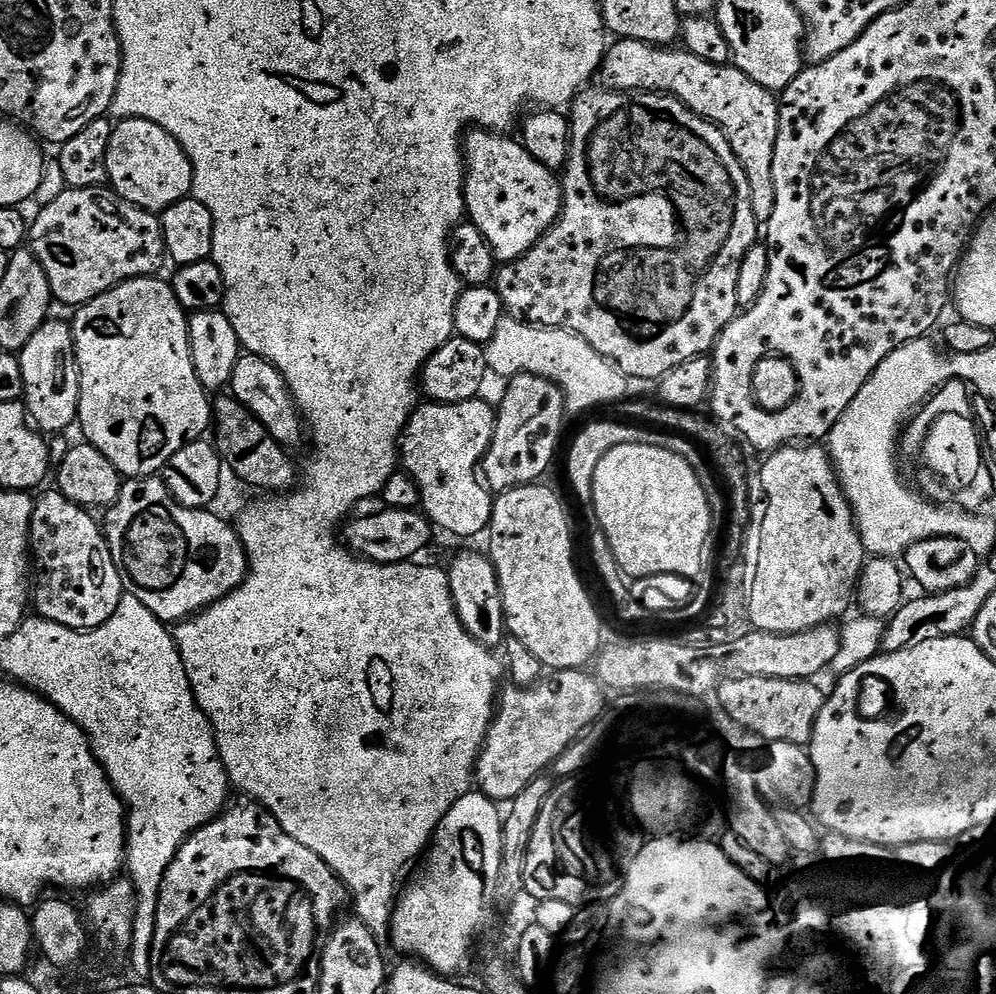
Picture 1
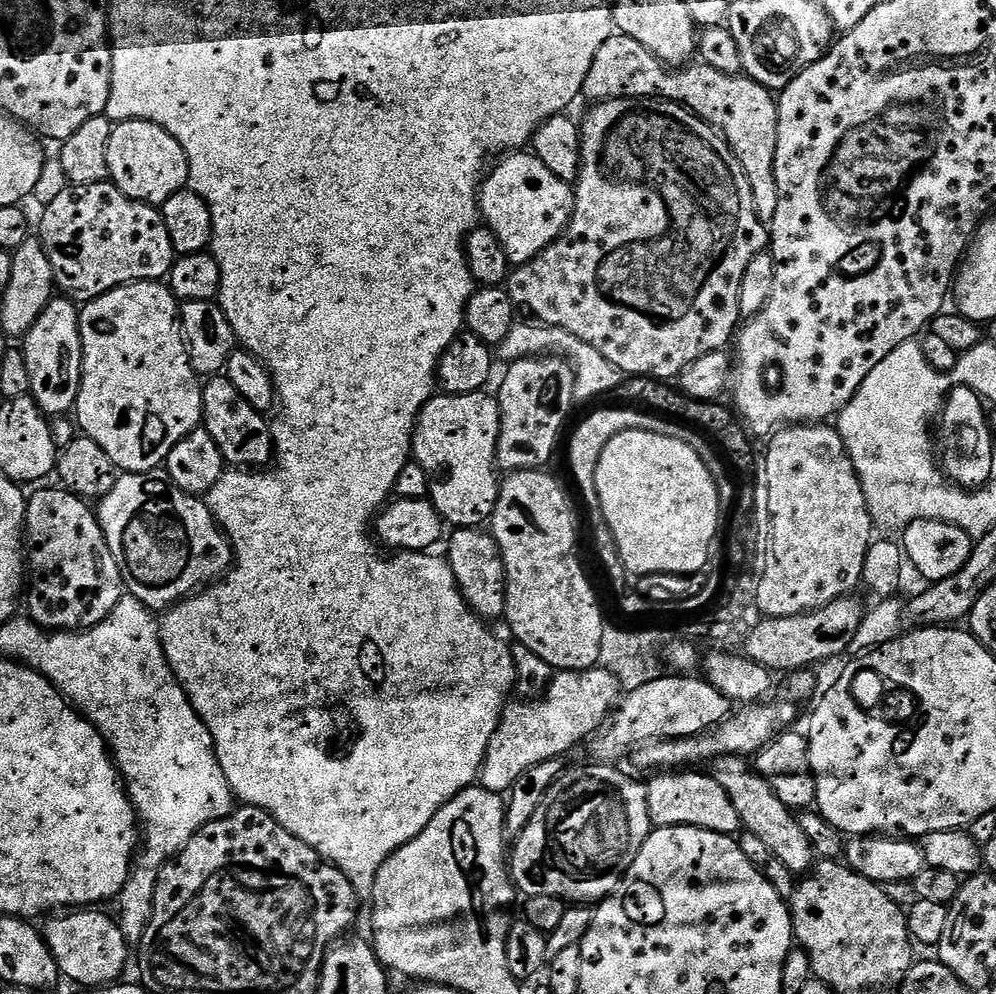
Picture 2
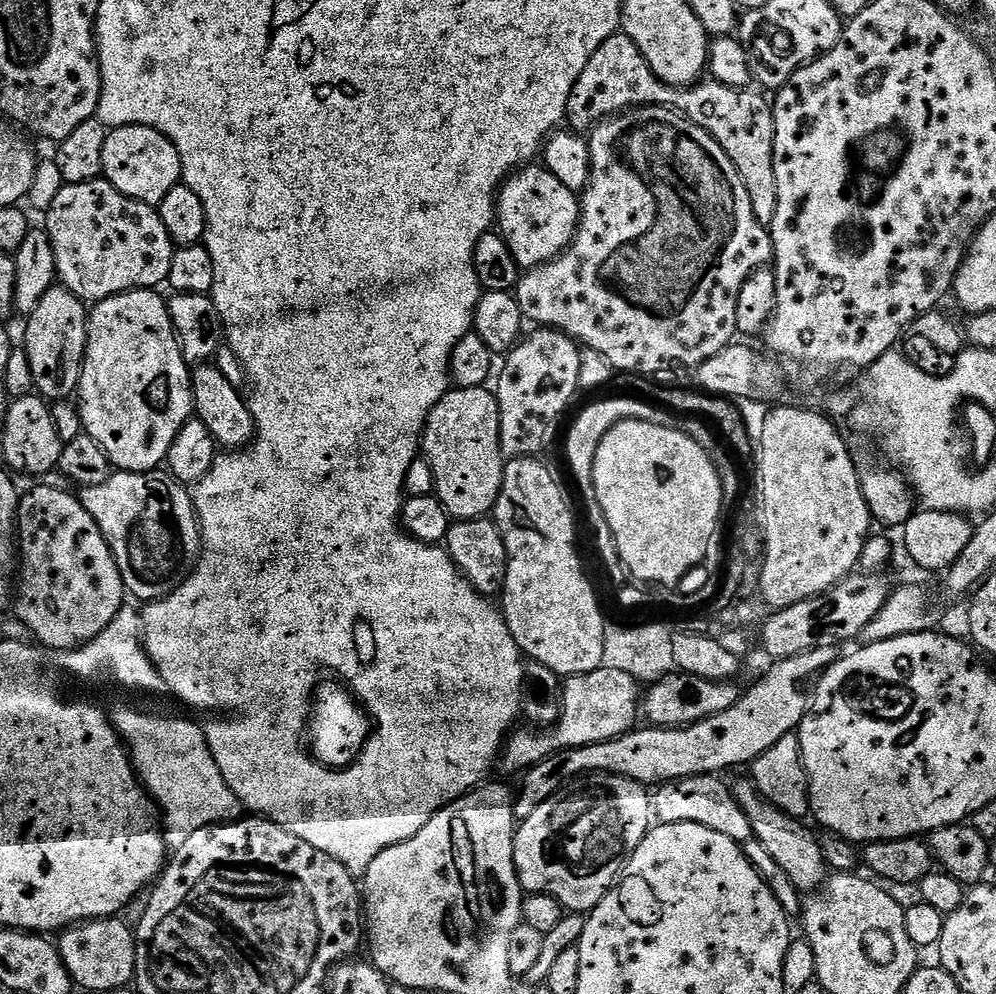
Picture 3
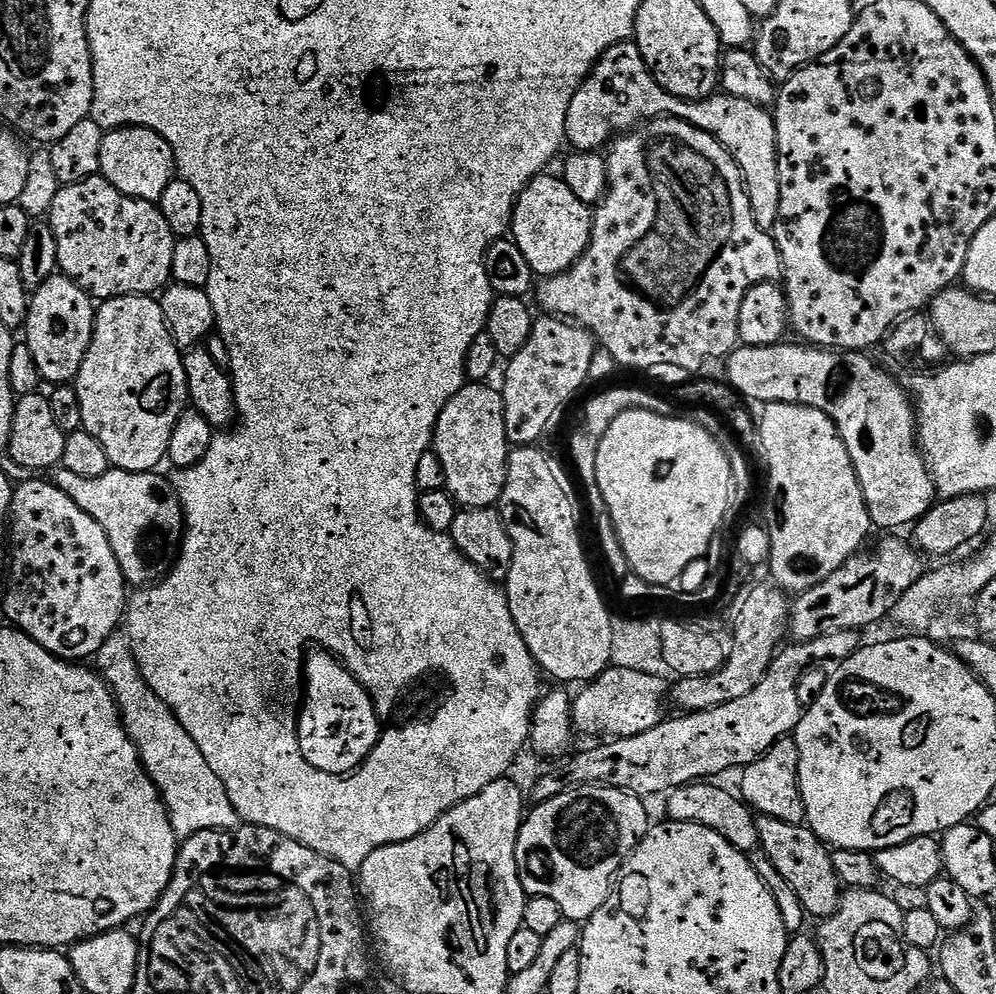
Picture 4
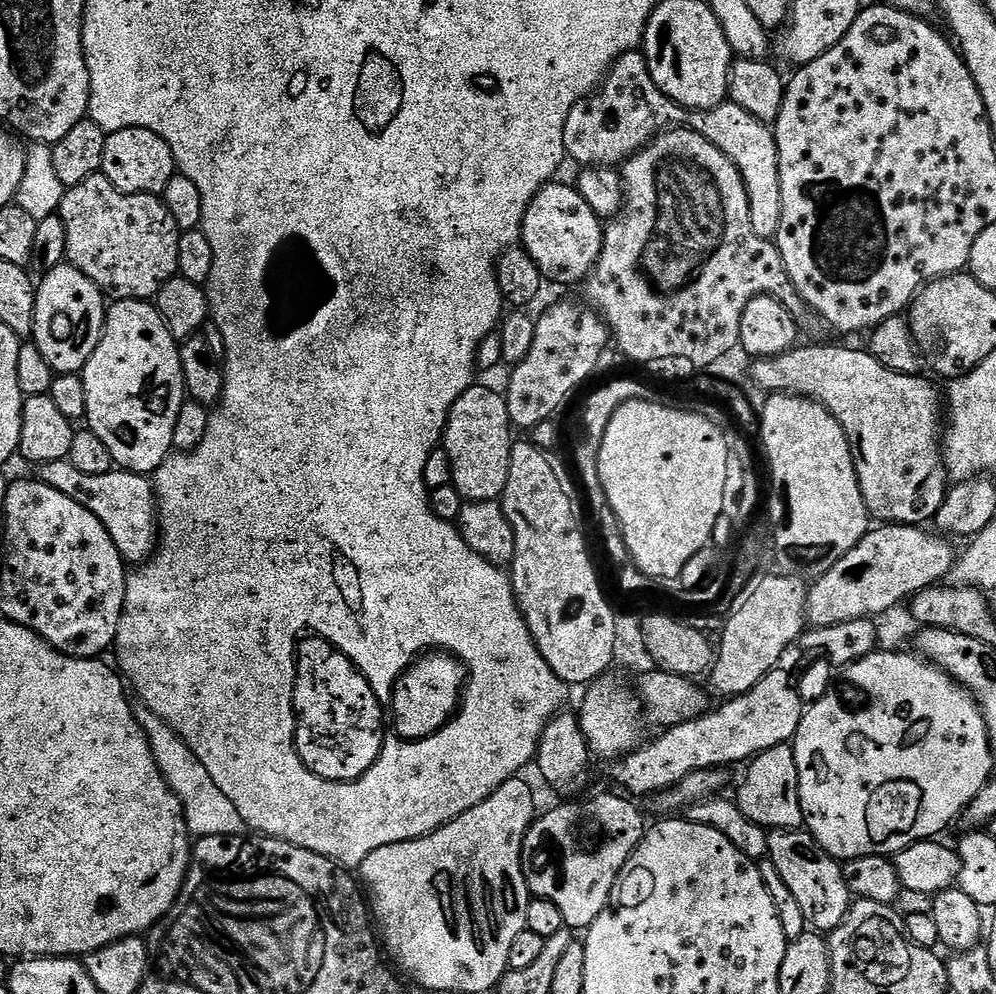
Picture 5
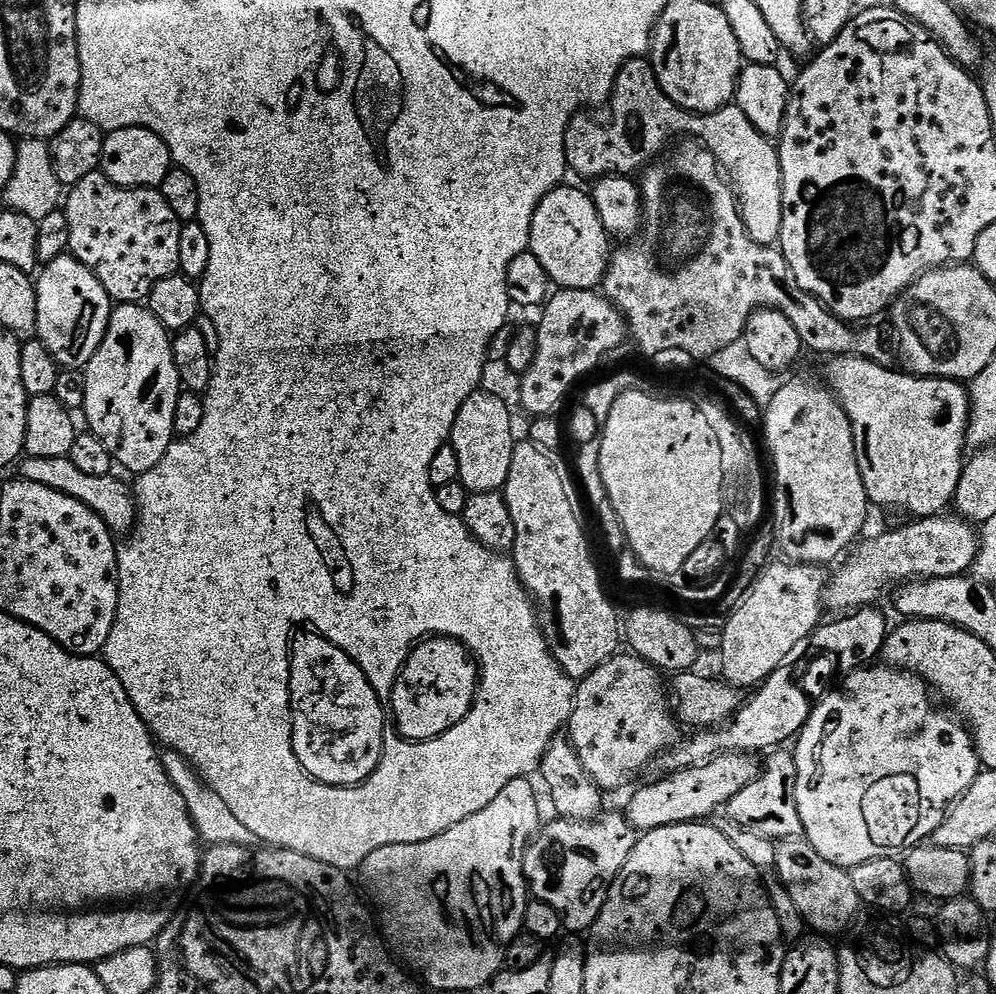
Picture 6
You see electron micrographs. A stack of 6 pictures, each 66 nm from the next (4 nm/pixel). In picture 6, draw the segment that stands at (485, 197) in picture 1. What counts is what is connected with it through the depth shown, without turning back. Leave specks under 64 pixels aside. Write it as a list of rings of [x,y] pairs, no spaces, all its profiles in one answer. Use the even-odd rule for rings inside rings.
[[[561,186],[538,202],[530,226],[531,252],[542,262],[549,281],[557,289],[595,289],[604,279],[610,259],[610,237],[602,226],[602,218],[587,191]]]

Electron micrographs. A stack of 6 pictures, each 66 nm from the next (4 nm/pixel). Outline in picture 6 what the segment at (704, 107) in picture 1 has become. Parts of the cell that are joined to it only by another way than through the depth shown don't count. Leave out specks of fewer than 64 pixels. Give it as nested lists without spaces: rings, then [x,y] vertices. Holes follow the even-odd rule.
[[[641,58],[627,60],[620,68],[606,111],[608,111],[608,121],[605,124],[595,120],[592,114],[577,114],[568,123],[568,129],[564,132],[564,163],[571,171],[573,168],[578,175],[585,176],[588,182],[602,176],[632,176],[665,151],[664,139],[667,136],[676,136],[679,132],[685,132],[688,135],[685,137],[695,138],[720,163],[725,177],[731,183],[732,191],[736,194],[736,202],[740,206],[740,217],[750,238],[754,238],[754,242],[759,244],[775,245],[779,241],[782,230],[780,154],[777,145],[769,137],[763,136],[746,118],[746,114],[742,114],[740,108],[729,106],[707,114],[684,111],[660,89],[660,85],[656,83],[656,75],[652,72],[651,63]]]

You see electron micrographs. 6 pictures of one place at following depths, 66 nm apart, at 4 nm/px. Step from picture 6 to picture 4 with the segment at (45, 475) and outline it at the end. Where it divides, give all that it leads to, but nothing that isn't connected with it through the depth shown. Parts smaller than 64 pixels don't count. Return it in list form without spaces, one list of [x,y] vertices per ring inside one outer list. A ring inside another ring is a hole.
[[[63,466],[57,467],[54,475],[56,488],[106,530],[114,558],[118,558],[125,581],[133,589],[151,586],[169,571],[169,561],[164,561],[168,544],[172,550],[179,549],[184,534],[184,511],[169,481],[167,484],[155,471],[127,472],[117,467],[102,474],[102,478],[81,478]]]

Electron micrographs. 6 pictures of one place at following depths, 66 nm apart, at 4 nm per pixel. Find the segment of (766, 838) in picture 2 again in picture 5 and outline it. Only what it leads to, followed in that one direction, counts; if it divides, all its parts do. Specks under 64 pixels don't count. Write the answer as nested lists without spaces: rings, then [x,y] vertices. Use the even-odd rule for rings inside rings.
[[[807,830],[769,831],[767,859],[772,860],[785,890],[815,931],[830,934],[847,918],[854,897],[846,886],[841,861],[824,850]]]

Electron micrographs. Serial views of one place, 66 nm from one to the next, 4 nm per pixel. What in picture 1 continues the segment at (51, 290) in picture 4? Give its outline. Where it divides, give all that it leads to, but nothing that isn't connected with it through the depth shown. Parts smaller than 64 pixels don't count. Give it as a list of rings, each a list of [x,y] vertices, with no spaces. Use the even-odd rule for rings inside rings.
[[[67,319],[45,320],[18,355],[24,383],[22,403],[28,409],[31,423],[44,434],[67,433],[67,428],[77,423],[80,410],[80,371],[76,365],[71,323]]]

